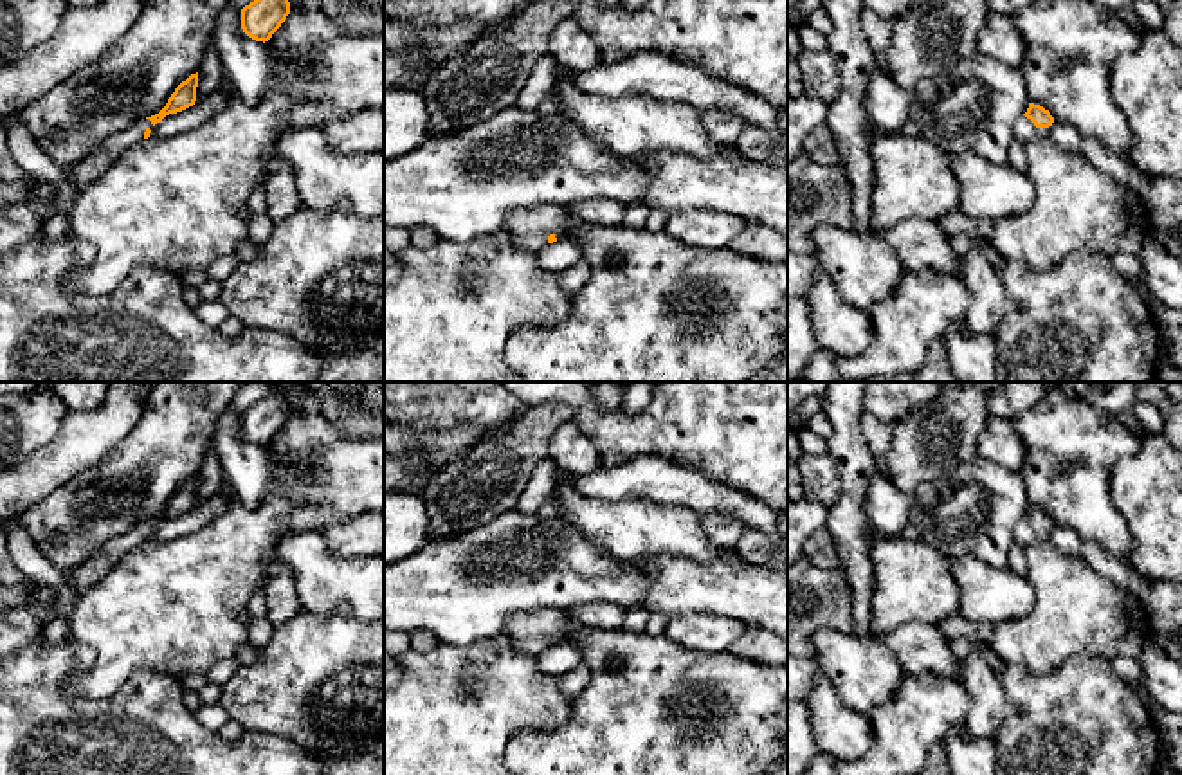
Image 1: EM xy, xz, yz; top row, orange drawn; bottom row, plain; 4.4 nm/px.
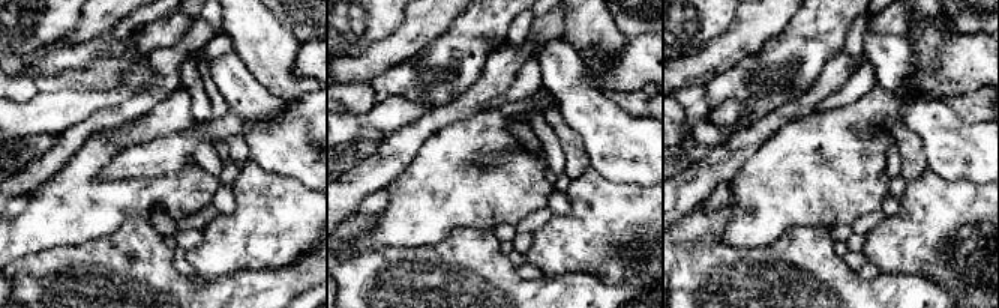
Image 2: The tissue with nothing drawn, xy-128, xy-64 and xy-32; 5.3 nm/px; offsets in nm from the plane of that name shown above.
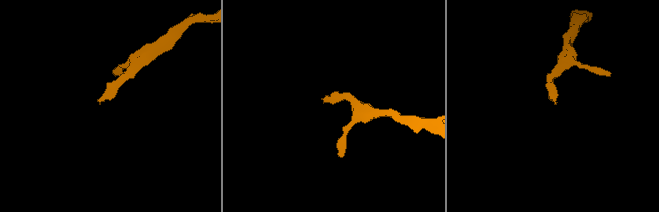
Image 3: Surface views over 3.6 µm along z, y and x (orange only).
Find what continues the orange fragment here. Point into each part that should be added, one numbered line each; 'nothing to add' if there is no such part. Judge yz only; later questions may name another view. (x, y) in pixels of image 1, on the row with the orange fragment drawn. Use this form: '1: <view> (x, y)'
1: yz (1024, 130)

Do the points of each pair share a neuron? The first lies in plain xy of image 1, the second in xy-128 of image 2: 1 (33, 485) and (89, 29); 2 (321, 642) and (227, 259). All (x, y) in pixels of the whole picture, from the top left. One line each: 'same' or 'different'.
1: same
2: same

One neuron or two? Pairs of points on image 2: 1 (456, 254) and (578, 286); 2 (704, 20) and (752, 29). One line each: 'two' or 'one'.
1: one
2: two

